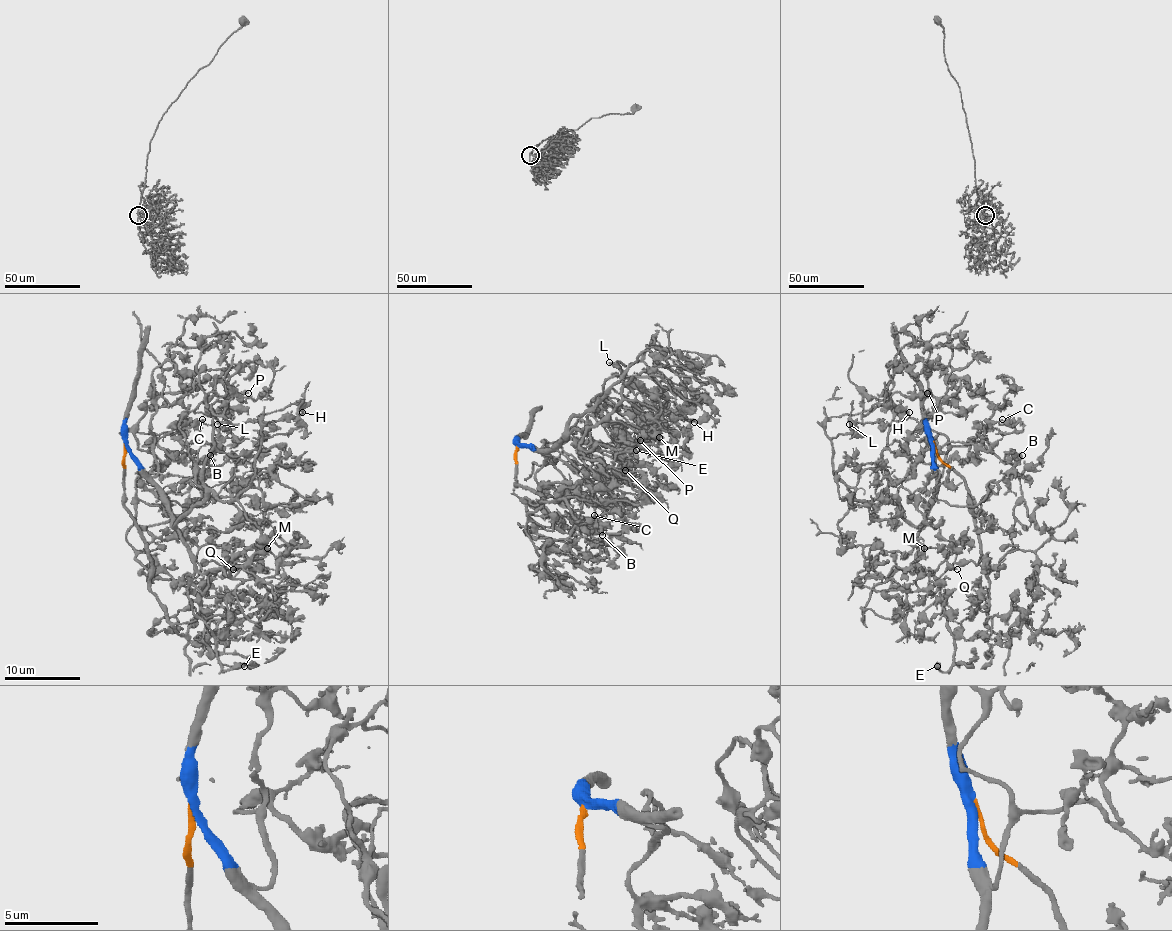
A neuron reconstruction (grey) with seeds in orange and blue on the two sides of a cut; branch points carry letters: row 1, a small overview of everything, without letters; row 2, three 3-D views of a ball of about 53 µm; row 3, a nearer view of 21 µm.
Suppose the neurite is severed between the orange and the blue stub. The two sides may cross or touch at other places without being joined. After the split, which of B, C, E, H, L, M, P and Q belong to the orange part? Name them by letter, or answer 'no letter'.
no letter

